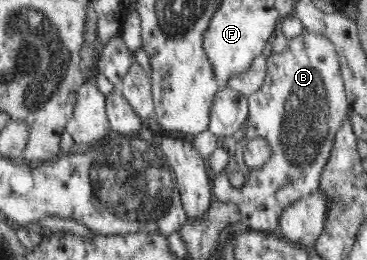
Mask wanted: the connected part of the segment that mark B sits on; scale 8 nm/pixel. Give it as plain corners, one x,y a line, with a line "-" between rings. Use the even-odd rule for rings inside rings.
303,30
301,35
288,40
284,53
272,53
266,57
266,73
261,89
248,95
248,122
243,141
236,146
236,152
225,170
213,181
213,193
219,201
234,203
240,211
240,220
251,230
278,235
279,215
285,207
293,205
299,199
311,195
319,189
319,179
327,159
333,149
339,126
344,122
347,112
351,111
346,95
341,66
337,52
329,37
-
253,137
262,137
271,146
271,157
259,169
252,171
244,164
244,143
-
240,171
247,178
241,188
235,188
226,179
229,172

